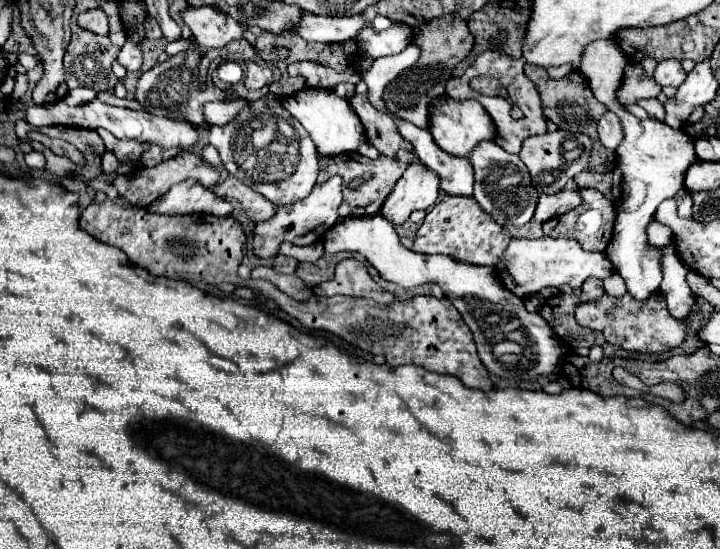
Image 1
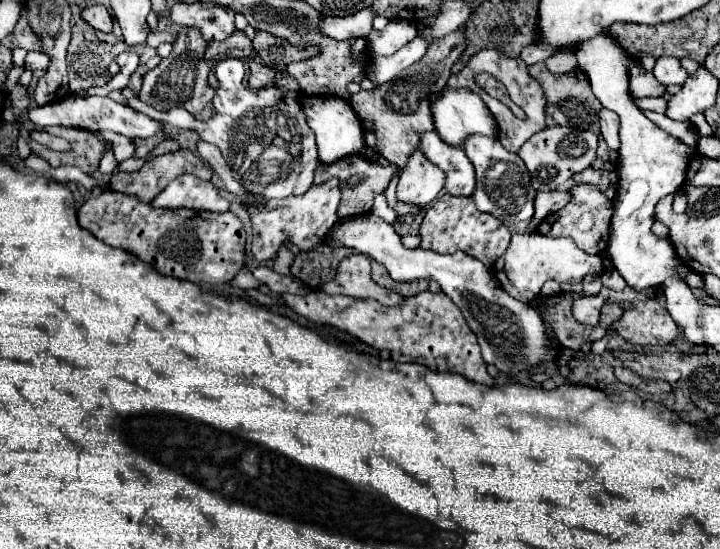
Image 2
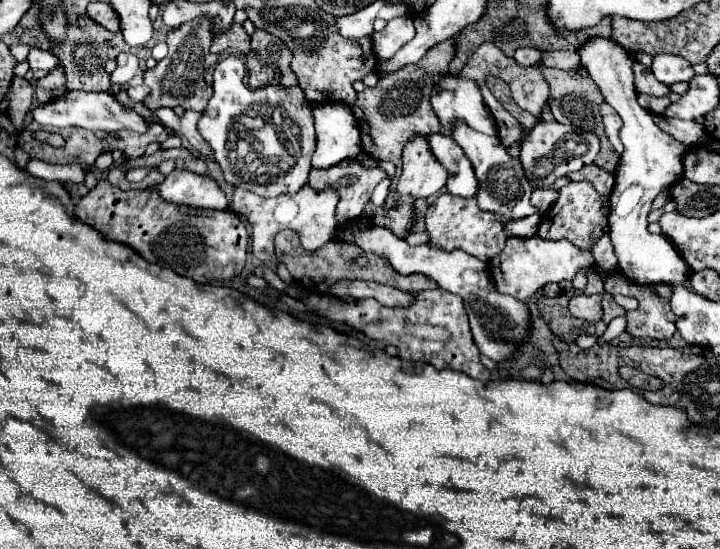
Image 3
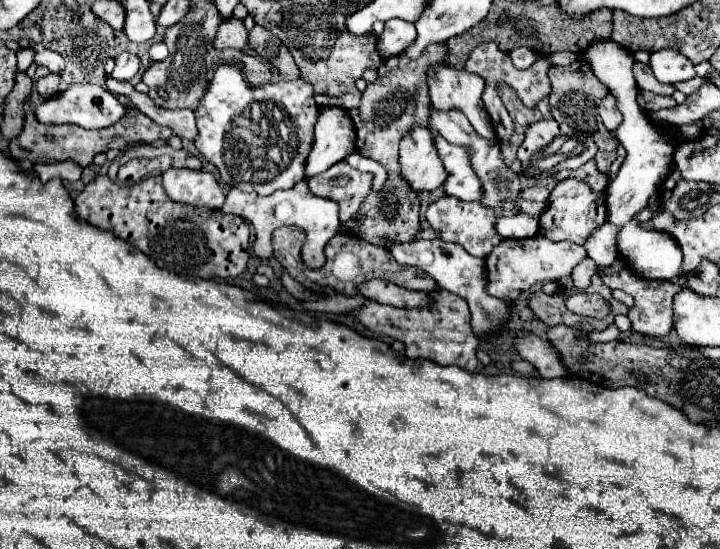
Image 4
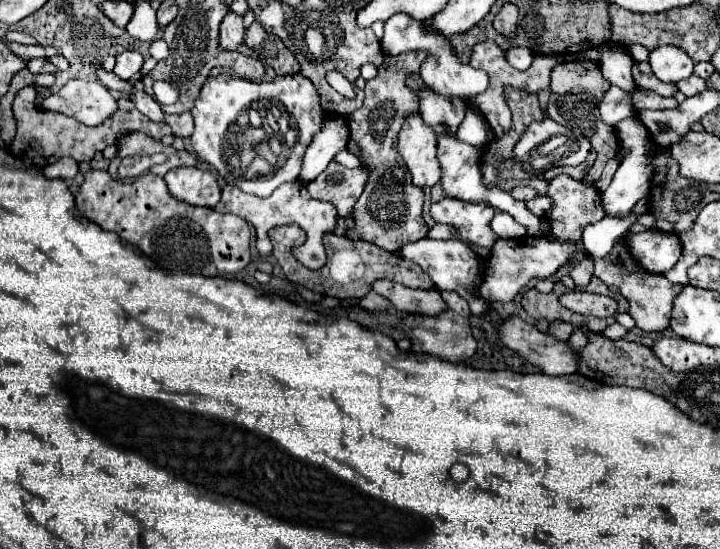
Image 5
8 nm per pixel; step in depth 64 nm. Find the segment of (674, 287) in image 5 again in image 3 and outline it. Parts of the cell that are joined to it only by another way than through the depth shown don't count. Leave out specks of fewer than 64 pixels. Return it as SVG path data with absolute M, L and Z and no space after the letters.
M616 272L614 278L610 278L604 284L604 290L610 296L622 294L622 296L634 296L638 300L638 308L632 312L626 312L626 332L634 338L652 338L652 340L670 340L672 334L676 332L674 326L674 316L668 308L668 296L670 296L670 286L668 284L656 284L656 286L640 286L630 280L626 280L620 272Z

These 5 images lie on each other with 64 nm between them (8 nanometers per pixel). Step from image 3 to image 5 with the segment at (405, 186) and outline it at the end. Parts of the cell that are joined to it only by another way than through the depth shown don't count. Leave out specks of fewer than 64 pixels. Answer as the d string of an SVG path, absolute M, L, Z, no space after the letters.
M408 116L398 136L398 154L402 156L412 184L420 188L432 188L442 178L440 162L436 158L436 134L426 128L424 120Z

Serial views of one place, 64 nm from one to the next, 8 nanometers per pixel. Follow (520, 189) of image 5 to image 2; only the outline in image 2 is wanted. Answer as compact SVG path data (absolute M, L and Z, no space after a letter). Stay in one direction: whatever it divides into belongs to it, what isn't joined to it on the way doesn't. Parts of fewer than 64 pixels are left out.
M538 192L536 196L536 210L538 210L538 220L542 222L548 214L558 212L560 208L564 208L570 202L572 196L568 196L568 192Z

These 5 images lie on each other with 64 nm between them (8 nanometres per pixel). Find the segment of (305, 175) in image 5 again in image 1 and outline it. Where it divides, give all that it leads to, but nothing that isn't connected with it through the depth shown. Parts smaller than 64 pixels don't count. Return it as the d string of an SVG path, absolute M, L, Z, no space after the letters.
M304 88L304 90L284 98L282 106L284 106L284 110L288 110L290 116L294 116L310 132L320 156L354 152L360 146L360 142L366 140L364 126L360 124L360 118L356 116L356 112L352 112L352 106L348 104L348 100L338 98L332 90Z

